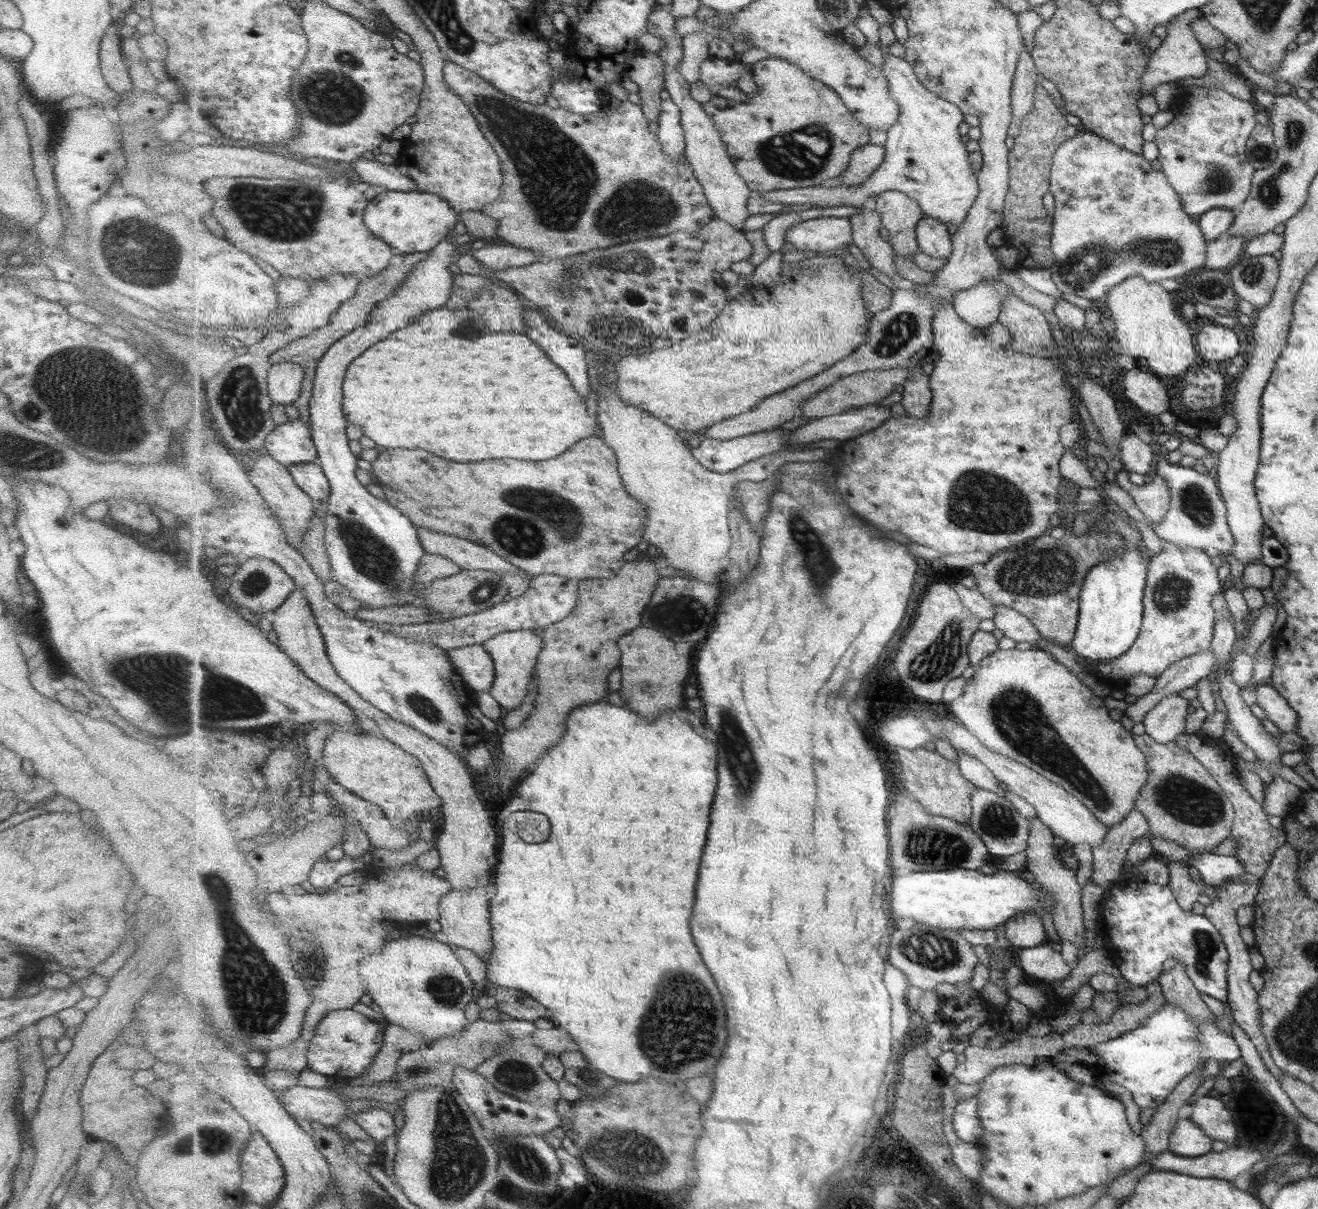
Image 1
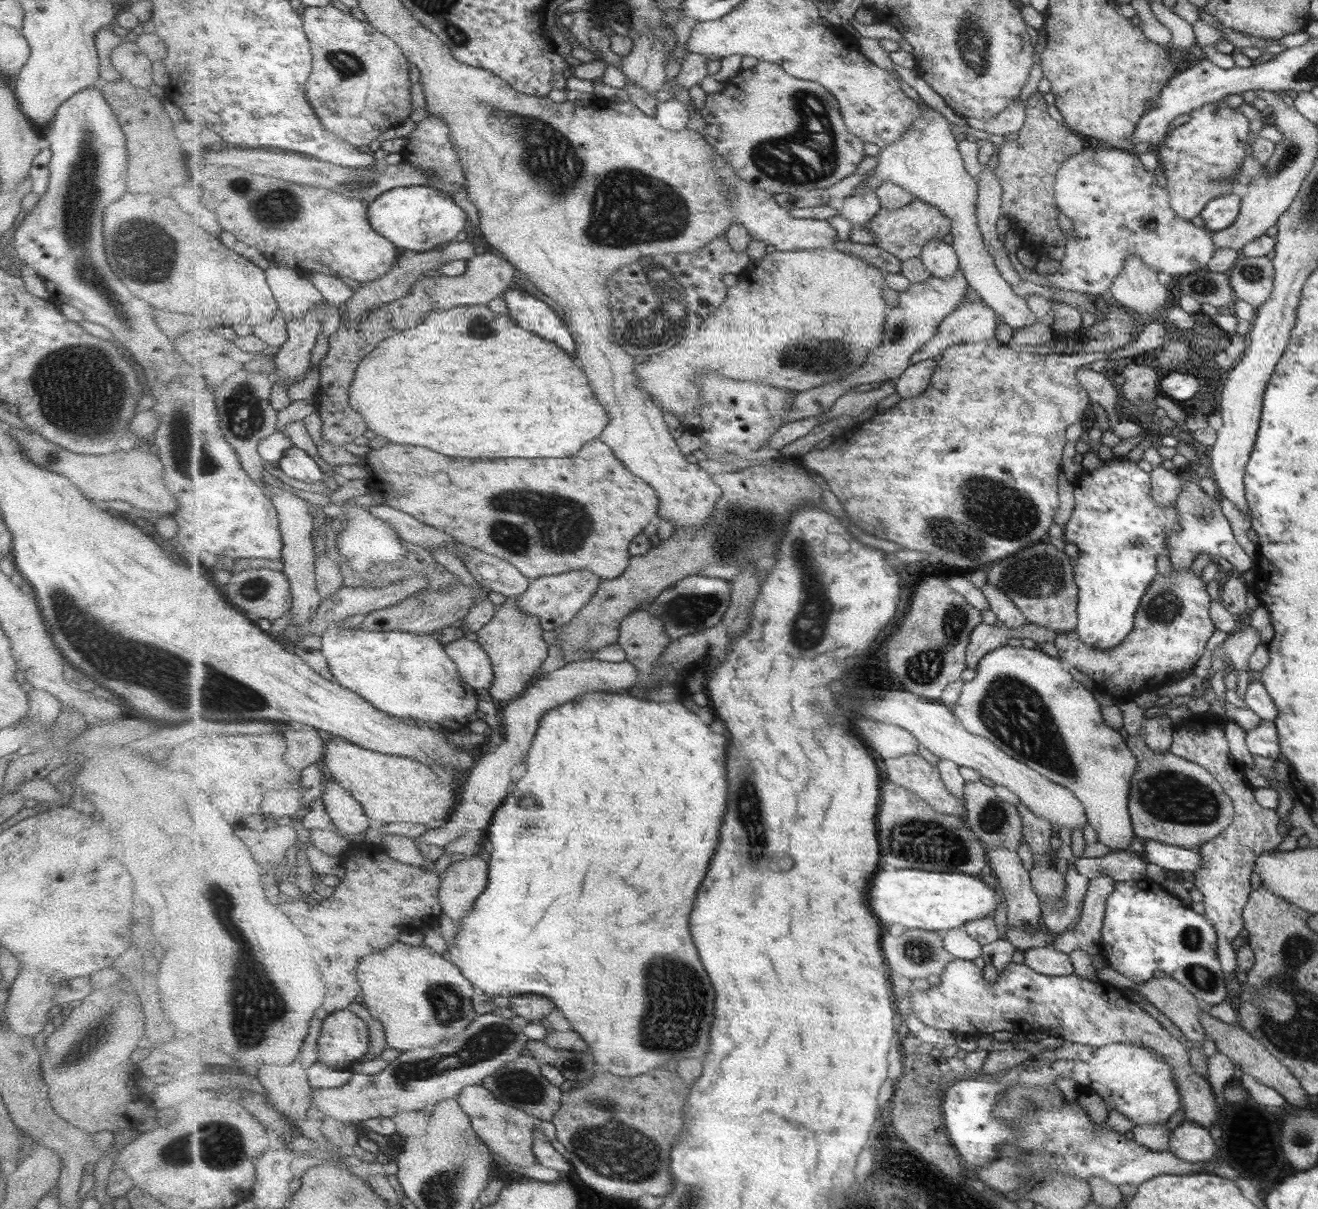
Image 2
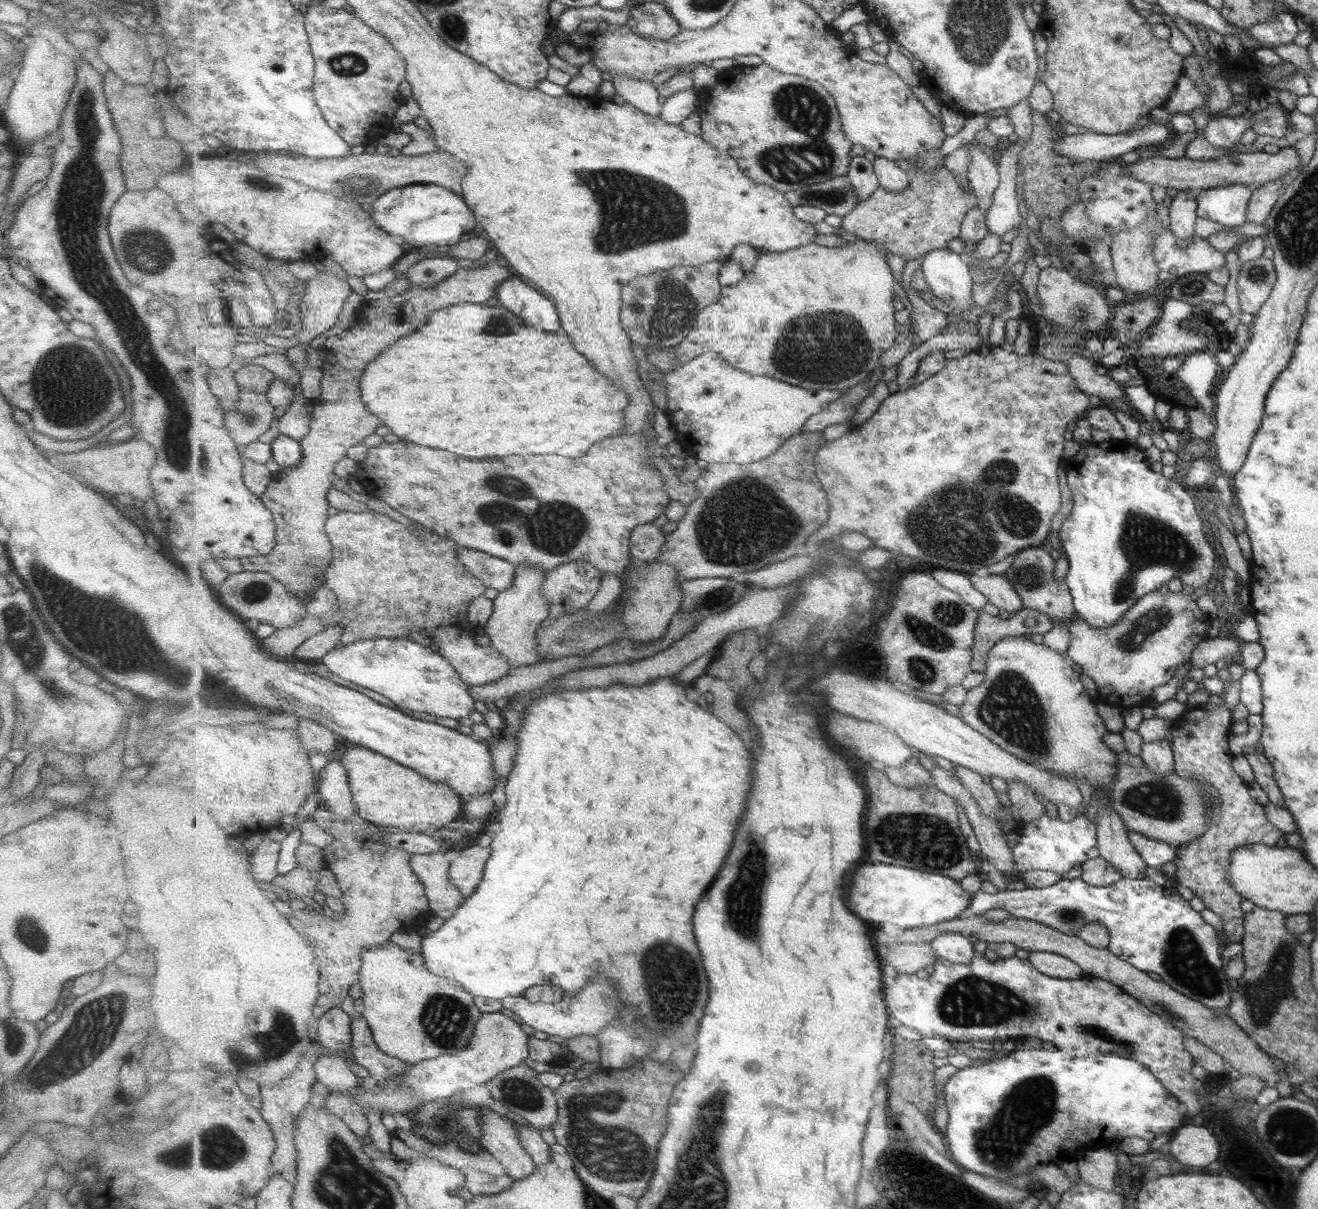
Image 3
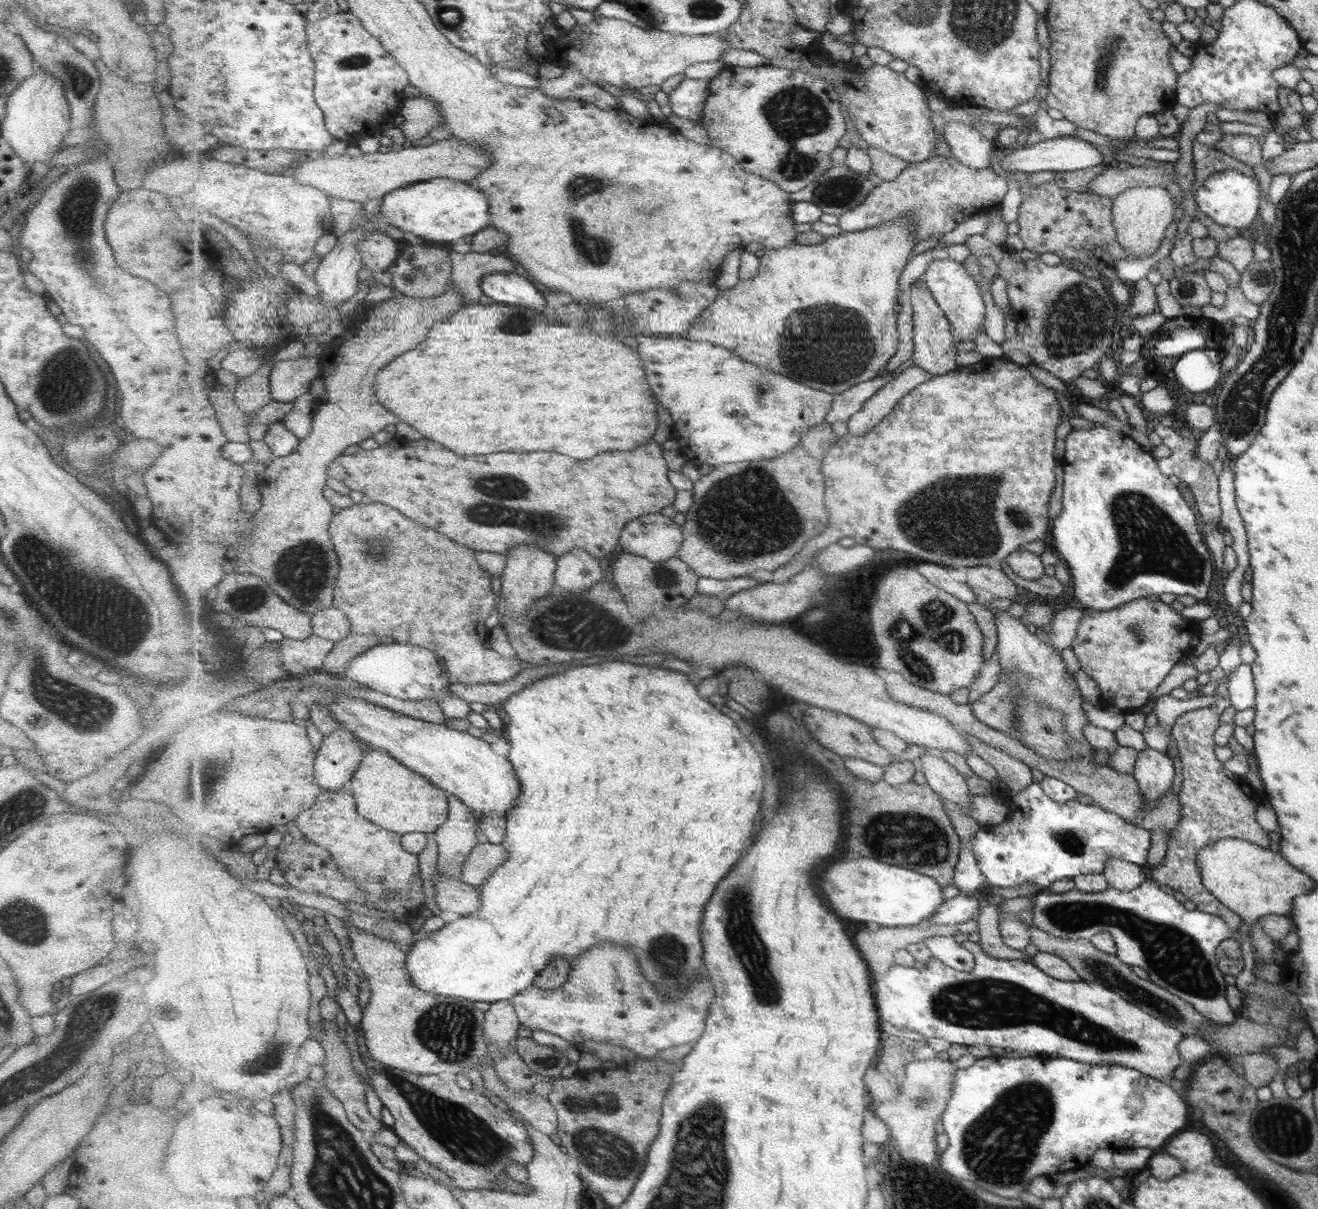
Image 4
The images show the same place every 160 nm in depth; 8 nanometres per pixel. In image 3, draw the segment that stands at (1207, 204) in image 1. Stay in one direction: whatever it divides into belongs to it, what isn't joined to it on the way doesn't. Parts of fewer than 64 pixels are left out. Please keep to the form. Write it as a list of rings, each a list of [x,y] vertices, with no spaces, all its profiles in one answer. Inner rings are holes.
[[[1245,110],[1234,117],[1210,118],[1203,130],[1202,137],[1211,146],[1230,147],[1237,144],[1239,136],[1251,128],[1251,113]],[[1177,190],[1168,207],[1169,227],[1178,238],[1194,235],[1193,221],[1197,218],[1197,191]]]

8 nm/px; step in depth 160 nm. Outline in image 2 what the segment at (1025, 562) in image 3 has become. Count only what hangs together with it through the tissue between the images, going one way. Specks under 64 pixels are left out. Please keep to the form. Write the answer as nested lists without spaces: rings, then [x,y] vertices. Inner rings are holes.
[[[1050,542],[1035,543],[988,566],[987,580],[993,583],[1022,612],[1025,621],[1055,633],[1074,631],[1077,625],[1077,594],[1073,563]]]

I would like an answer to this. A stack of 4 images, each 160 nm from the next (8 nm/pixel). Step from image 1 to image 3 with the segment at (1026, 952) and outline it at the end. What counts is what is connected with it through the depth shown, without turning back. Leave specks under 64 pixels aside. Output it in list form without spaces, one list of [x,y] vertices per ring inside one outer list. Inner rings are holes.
[[[1047,951],[1029,952],[1026,960],[1031,966],[1037,968],[1044,975],[1050,975],[1051,978],[1075,979],[1083,976],[1083,970],[1078,964],[1062,955]]]

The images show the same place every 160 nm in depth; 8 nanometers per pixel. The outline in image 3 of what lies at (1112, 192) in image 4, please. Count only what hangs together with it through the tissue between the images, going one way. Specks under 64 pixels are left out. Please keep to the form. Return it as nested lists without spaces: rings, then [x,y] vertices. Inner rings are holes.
[[[1283,147],[1275,154],[1264,153],[1262,150],[1251,153],[1229,153],[1220,157],[1205,161],[1179,158],[1165,158],[1161,156],[1138,158],[1127,166],[1126,174],[1131,178],[1137,178],[1139,182],[1145,182],[1147,186],[1153,184],[1163,188],[1174,190],[1191,189],[1202,191],[1216,186],[1229,186],[1232,184],[1244,184],[1247,186],[1265,185],[1276,178],[1282,178],[1289,170],[1295,170],[1299,166],[1299,156],[1293,147]]]

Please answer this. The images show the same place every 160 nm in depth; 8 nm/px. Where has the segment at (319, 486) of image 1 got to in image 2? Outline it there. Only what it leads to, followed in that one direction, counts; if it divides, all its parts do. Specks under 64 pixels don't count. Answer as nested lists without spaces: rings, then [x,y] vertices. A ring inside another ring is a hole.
[[[295,445],[286,450],[278,466],[290,478],[298,481],[313,484],[322,482],[323,479],[323,472],[319,464],[306,450]]]

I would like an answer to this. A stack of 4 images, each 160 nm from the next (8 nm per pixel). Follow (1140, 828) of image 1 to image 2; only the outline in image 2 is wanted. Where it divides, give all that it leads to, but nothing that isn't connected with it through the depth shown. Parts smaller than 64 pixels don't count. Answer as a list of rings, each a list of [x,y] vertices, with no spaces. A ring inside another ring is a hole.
[[[1106,874],[1087,879],[1086,894],[1082,899],[1079,921],[1070,931],[1058,933],[1052,947],[1063,954],[1084,950],[1093,956],[1102,953],[1101,927],[1107,896],[1113,892],[1115,882]]]

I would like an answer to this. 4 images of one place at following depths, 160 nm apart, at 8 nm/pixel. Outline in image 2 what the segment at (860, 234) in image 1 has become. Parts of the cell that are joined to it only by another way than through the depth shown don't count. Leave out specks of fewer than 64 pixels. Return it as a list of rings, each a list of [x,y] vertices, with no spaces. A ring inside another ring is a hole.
[[[867,189],[846,197],[840,203],[840,214],[847,217],[858,228],[867,228],[870,220],[882,209],[877,191]]]

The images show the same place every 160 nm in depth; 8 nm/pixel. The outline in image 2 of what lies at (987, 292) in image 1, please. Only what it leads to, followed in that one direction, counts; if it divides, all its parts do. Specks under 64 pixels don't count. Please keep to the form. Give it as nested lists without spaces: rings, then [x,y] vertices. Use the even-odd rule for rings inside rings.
[[[983,300],[964,301],[941,323],[937,337],[911,358],[911,368],[943,355],[955,344],[995,340],[996,316],[995,311]]]

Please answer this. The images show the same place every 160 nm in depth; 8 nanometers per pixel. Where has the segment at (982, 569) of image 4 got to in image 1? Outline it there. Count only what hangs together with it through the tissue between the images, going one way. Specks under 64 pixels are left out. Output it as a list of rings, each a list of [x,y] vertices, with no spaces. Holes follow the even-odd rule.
[[[995,606],[994,624],[995,629],[1001,631],[1005,638],[1011,638],[1016,643],[1027,642],[1032,648],[1035,648],[1040,636],[1025,616],[1006,606]]]

